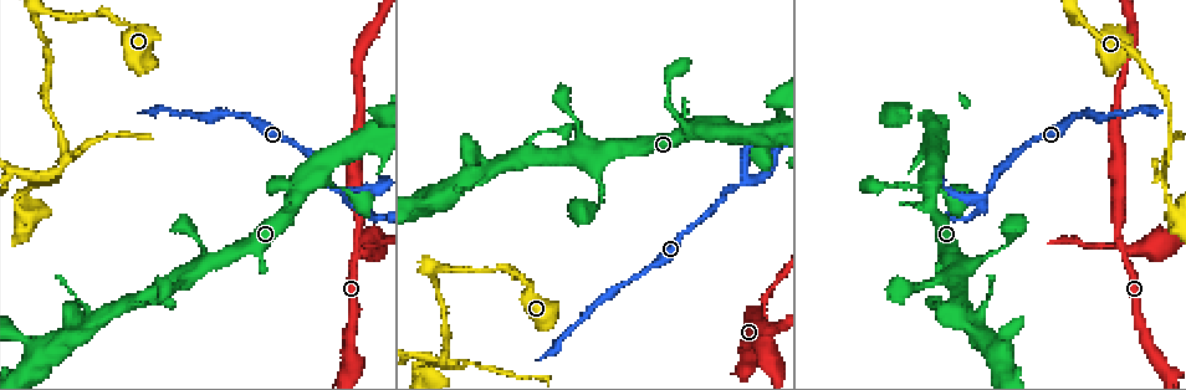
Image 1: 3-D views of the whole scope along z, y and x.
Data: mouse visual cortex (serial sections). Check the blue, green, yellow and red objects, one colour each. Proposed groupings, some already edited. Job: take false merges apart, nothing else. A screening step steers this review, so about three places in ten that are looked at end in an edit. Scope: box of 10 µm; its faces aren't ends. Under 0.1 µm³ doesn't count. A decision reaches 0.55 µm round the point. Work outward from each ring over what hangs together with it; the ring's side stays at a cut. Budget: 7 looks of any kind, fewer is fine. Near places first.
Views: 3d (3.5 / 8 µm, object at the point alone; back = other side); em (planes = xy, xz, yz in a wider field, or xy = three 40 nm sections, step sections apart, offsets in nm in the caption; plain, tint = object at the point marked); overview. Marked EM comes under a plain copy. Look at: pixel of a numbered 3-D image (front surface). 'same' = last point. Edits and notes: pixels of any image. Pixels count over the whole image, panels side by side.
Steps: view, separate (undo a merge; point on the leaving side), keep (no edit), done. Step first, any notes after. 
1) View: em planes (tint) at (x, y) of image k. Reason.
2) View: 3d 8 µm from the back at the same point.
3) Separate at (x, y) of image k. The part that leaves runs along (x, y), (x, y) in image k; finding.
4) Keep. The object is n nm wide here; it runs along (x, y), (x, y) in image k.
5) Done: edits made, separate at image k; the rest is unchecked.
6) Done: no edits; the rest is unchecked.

View: 3d 3.5 µm at (1123, 250) of image 1. Four-way junction.

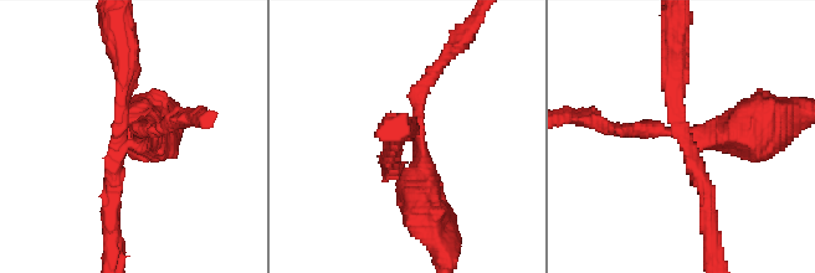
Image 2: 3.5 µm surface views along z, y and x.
View: em xy step 1 (tint) at (119, 140) of image 2. Need the tissue.

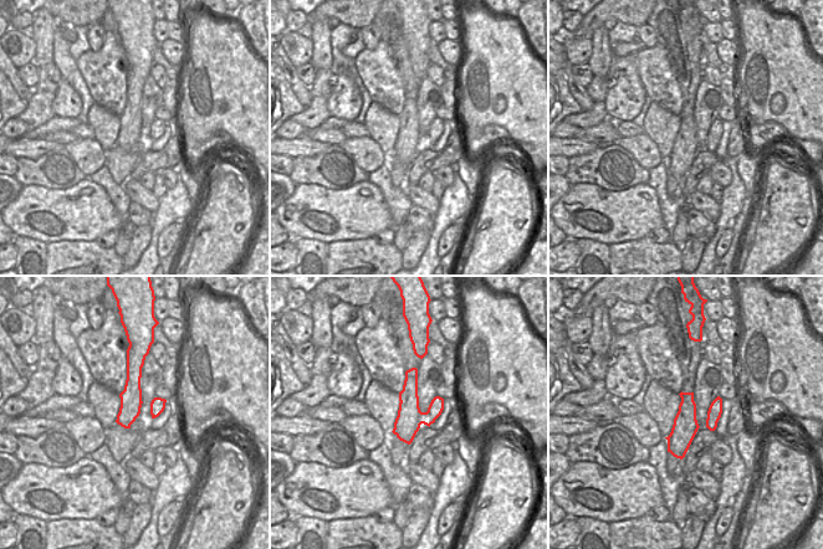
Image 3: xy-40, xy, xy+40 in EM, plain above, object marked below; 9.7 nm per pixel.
Separate at (414, 175) of image 2. 4 arms meet here; the arms are 200, 200, 250, 400 nm wide; the part that leaves runs along (418, 140), (421, 204), (444, 242) in image 2; two cells meet here.

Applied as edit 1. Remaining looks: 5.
View: 3d 3.5 µm at (746, 182) of image 1. A fork.

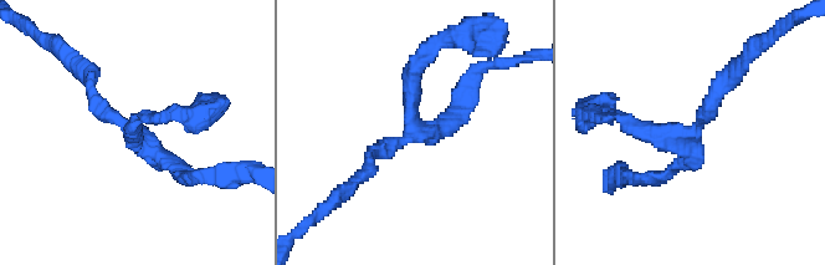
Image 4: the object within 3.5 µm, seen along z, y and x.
View: em xy step 5 (tint) at (692, 137) of image 4. 3 arms meet here; the arms are 200, 200, 250 nm wide.

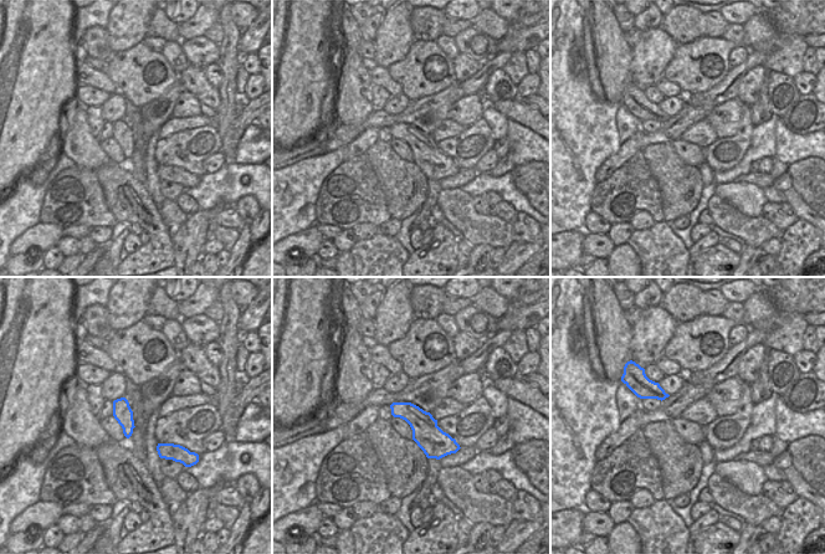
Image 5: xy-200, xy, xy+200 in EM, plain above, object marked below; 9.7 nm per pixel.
Keep. It runs along (394, 406), (455, 447) in image 5; one cell here.

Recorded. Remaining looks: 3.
View: 3d 8 µm at (67, 161) of image 1. Sharp bend.

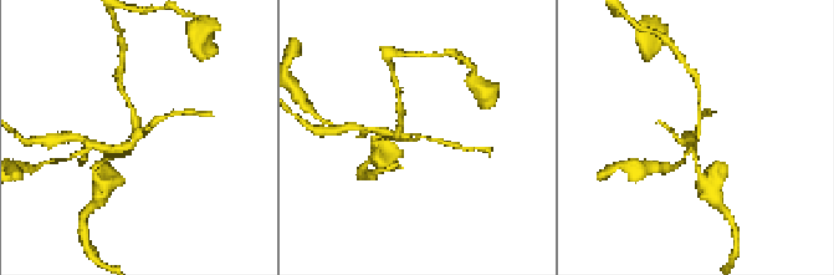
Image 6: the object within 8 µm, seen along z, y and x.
View: 3d 3.5 µm at the same point. Closer look.

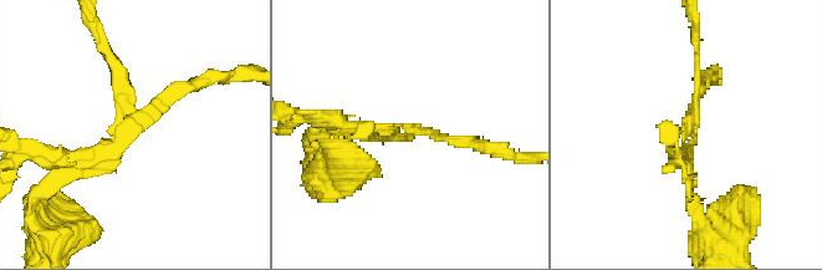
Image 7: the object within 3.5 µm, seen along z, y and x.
Separate at (452, 139) of image 7. A second cell is stuck on.

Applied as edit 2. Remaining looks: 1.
Done: edits made, separate at image 2, separate at image 7; the rest is unchecked.

